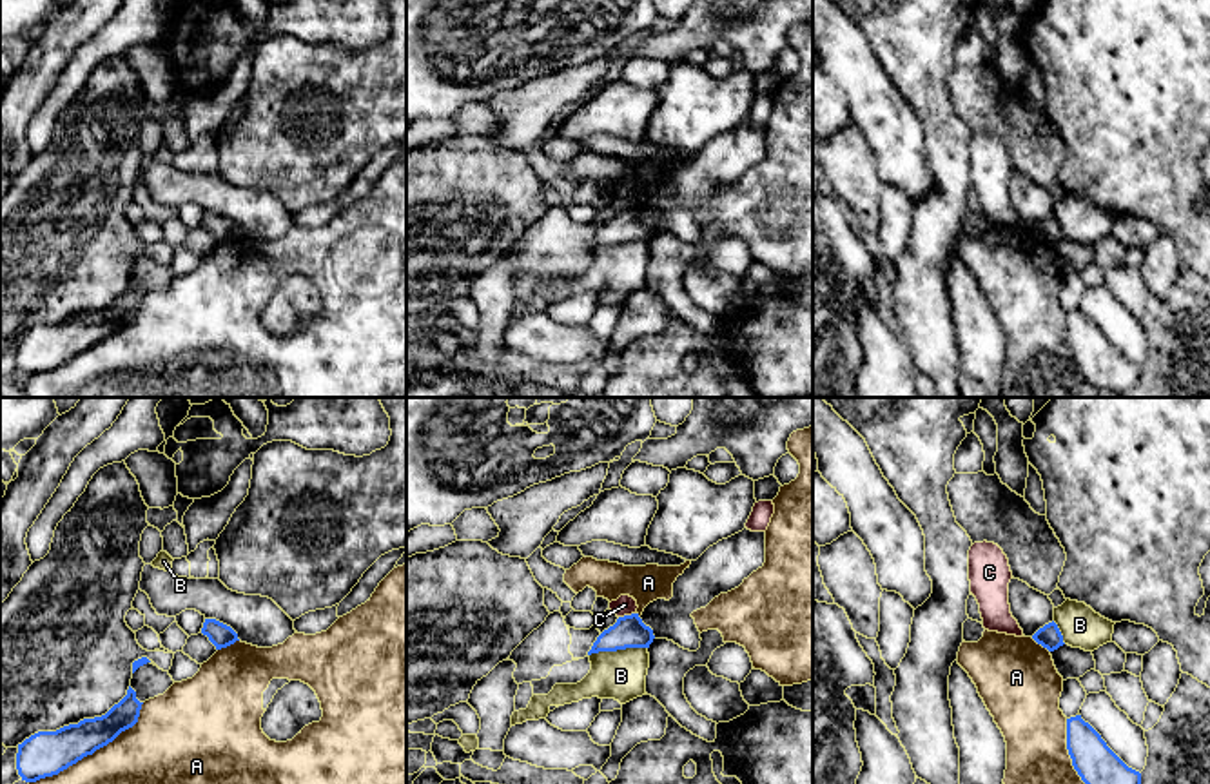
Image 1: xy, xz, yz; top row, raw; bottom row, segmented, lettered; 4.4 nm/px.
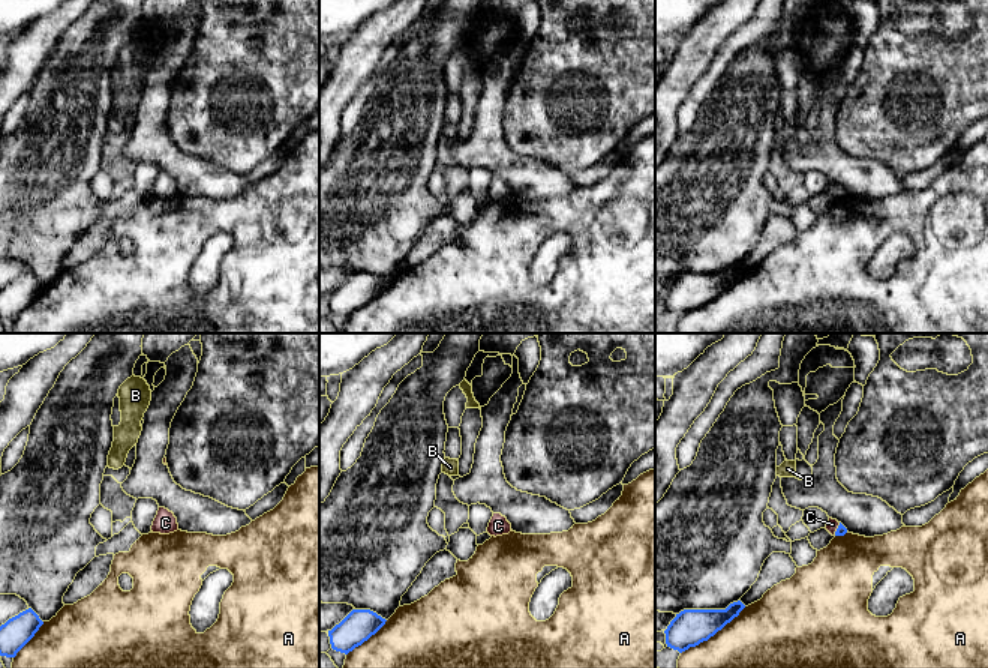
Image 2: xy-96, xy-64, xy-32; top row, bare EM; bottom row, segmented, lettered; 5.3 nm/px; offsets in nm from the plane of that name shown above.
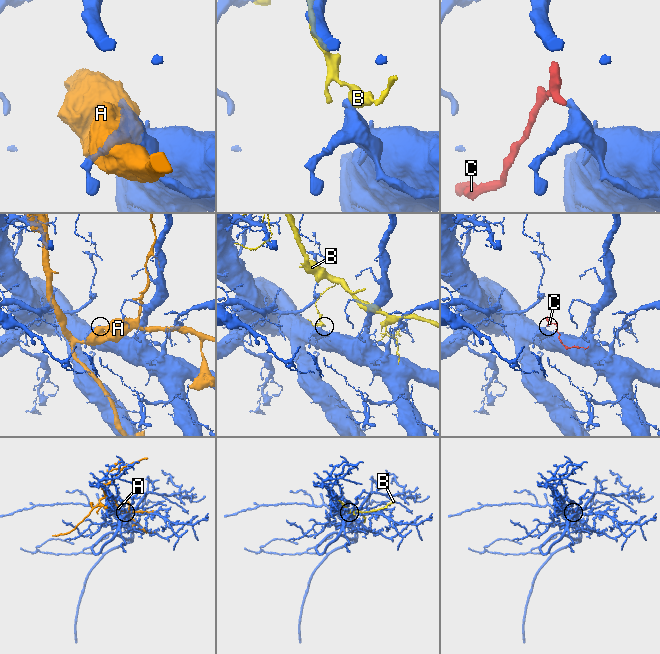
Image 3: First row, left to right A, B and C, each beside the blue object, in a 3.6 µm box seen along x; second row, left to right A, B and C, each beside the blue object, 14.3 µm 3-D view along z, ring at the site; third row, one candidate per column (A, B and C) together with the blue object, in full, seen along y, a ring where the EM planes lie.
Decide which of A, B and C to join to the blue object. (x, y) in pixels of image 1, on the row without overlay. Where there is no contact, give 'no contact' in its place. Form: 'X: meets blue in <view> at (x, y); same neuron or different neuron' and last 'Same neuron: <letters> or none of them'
A: meets blue in xy at (91, 347); different neuron
B: meets blue in xz at (617, 242); different neuron
C: meets blue in xz at (626, 209); different neuron
Same neuron: none of them

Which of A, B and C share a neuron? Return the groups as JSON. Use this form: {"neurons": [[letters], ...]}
{"neurons": [["A"], ["B"], ["C"]]}

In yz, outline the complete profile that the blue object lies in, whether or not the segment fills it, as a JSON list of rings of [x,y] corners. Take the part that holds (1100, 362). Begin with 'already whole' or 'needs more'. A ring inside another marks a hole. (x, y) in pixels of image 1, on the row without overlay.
already whole; [[[1081,309],[1067,312],[1067,343],[1094,387],[1127,396],[1139,383],[1141,367],[1128,361]]]

